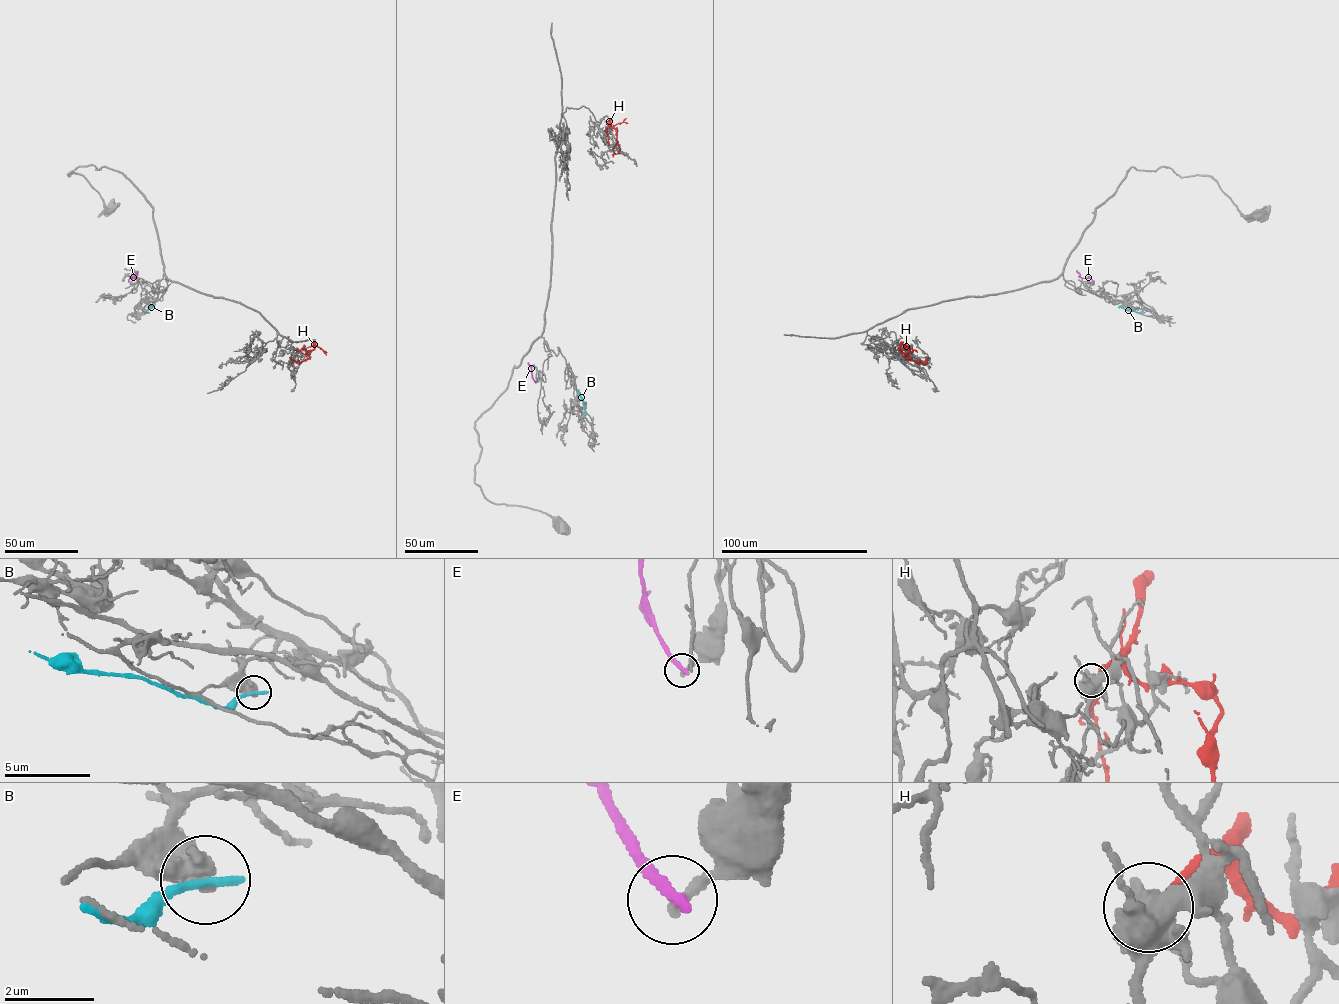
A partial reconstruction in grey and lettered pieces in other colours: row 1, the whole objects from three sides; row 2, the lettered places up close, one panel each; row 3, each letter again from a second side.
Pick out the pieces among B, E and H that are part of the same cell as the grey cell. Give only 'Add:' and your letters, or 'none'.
Add: none

